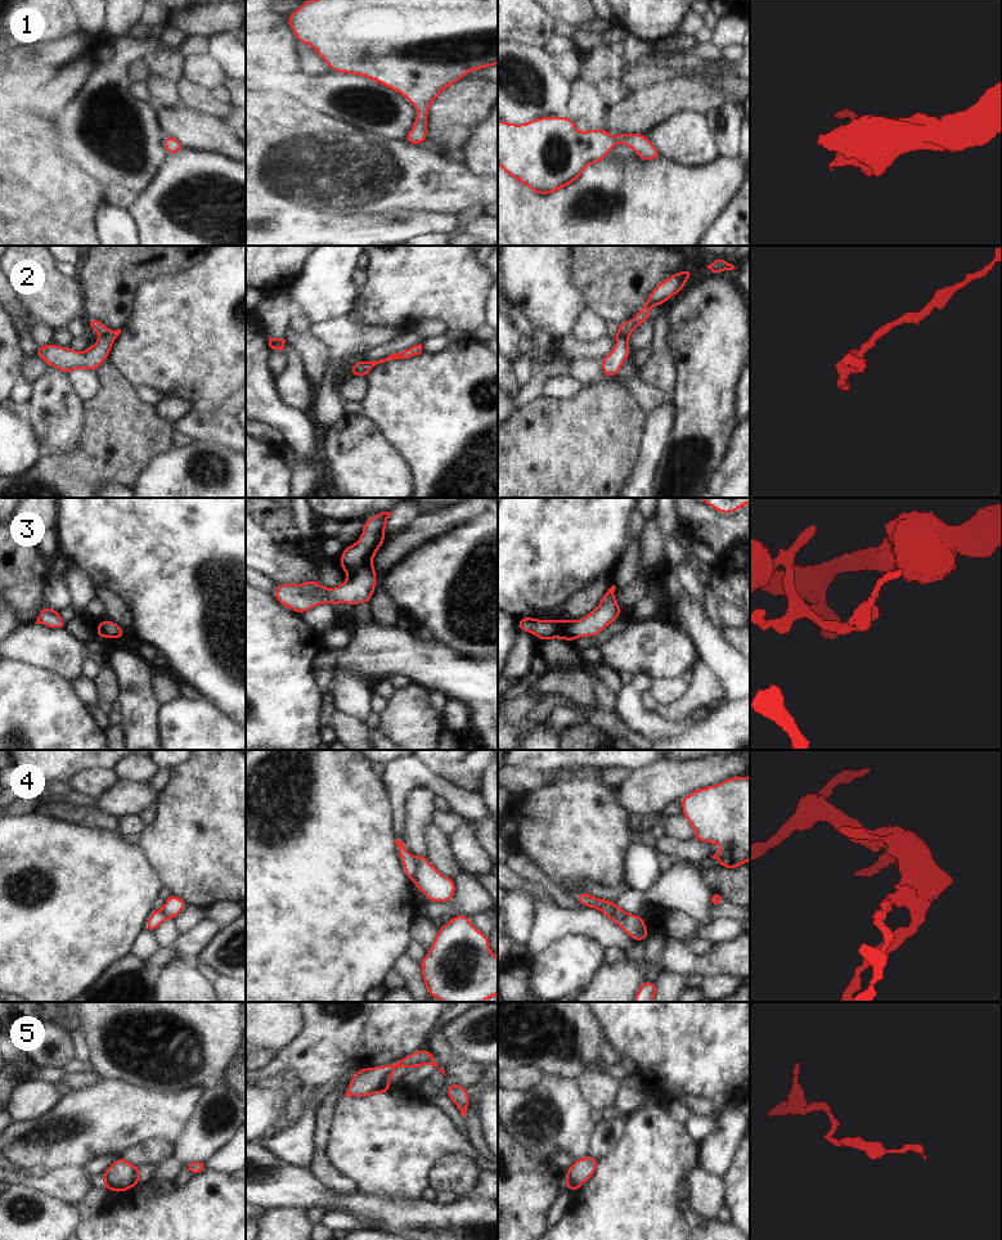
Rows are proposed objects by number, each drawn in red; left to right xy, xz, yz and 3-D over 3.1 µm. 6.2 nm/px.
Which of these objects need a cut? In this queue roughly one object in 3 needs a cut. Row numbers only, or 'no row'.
2, 4

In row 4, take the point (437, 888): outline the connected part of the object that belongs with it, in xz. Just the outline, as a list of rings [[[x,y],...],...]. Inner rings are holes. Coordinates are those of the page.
[[[427,855],[414,857],[417,862],[413,882],[428,902],[446,903],[455,894],[455,880],[441,875],[427,859]]]

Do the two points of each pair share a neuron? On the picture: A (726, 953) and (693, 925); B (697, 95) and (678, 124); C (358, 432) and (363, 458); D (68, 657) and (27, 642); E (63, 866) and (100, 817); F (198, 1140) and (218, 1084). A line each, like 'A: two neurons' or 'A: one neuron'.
A: two neurons
B: two neurons
C: one neuron
D: one neuron
E: two neurons
F: one neuron

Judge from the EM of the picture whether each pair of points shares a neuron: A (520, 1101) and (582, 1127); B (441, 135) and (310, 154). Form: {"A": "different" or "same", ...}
{"A": "same", "B": "different"}

